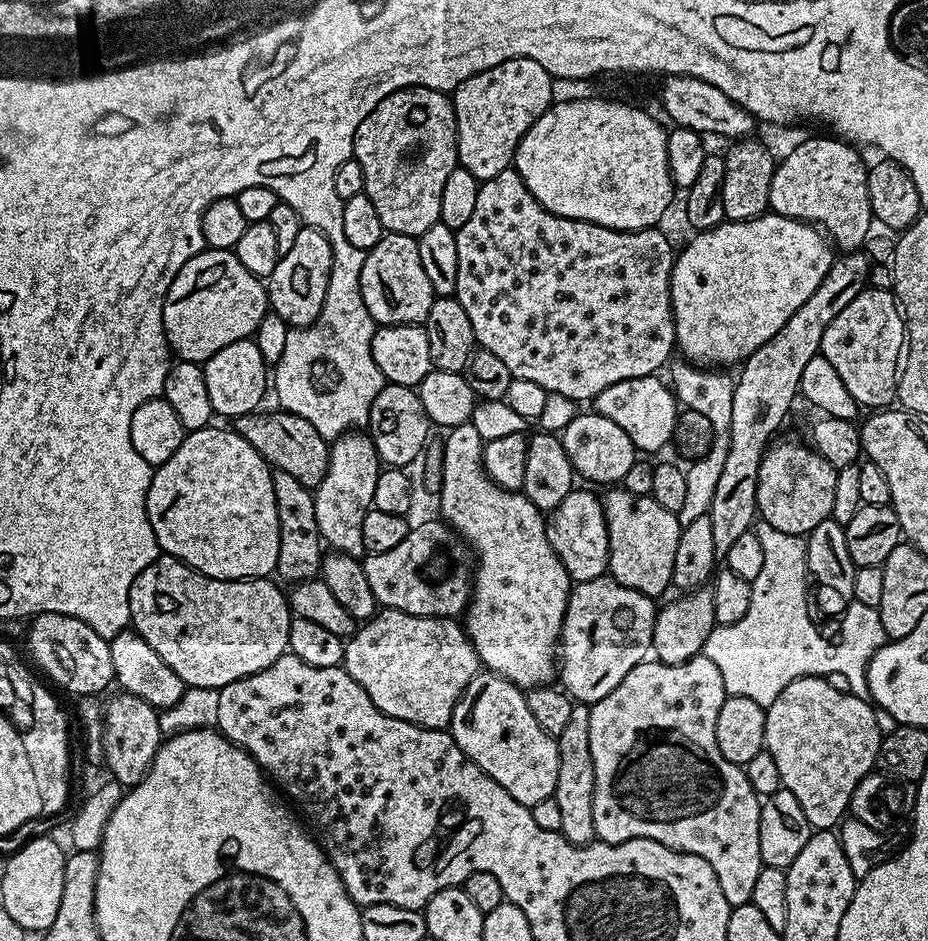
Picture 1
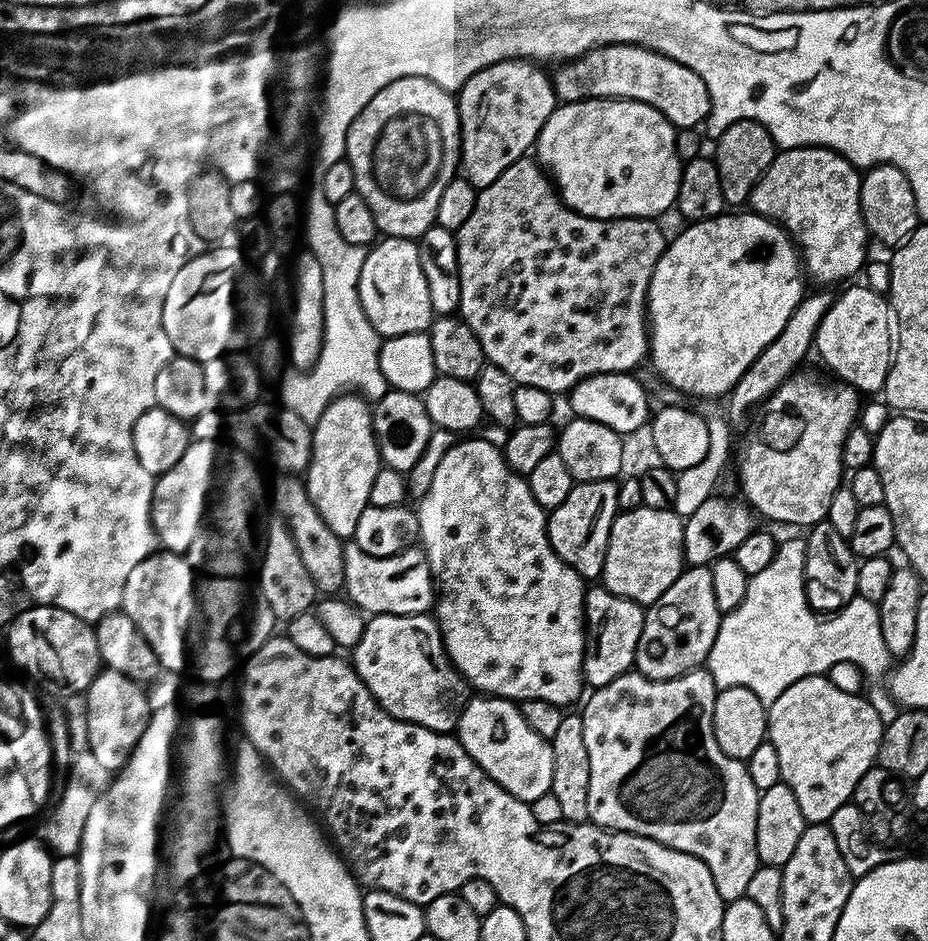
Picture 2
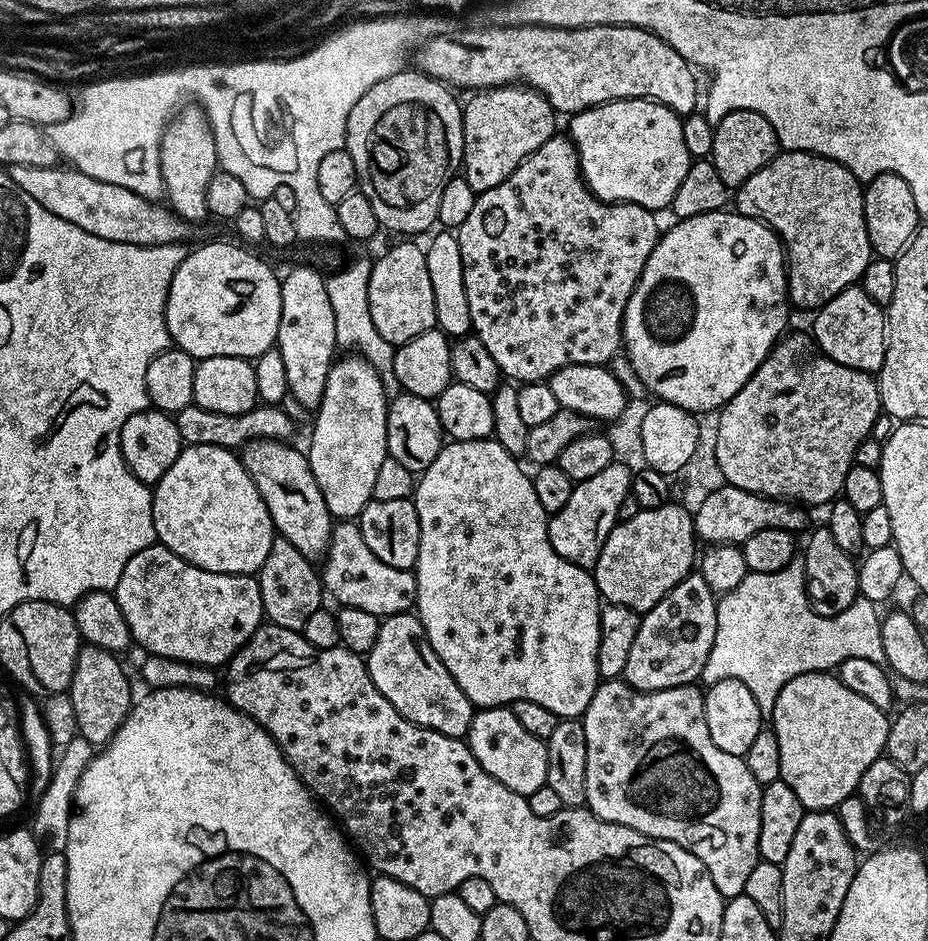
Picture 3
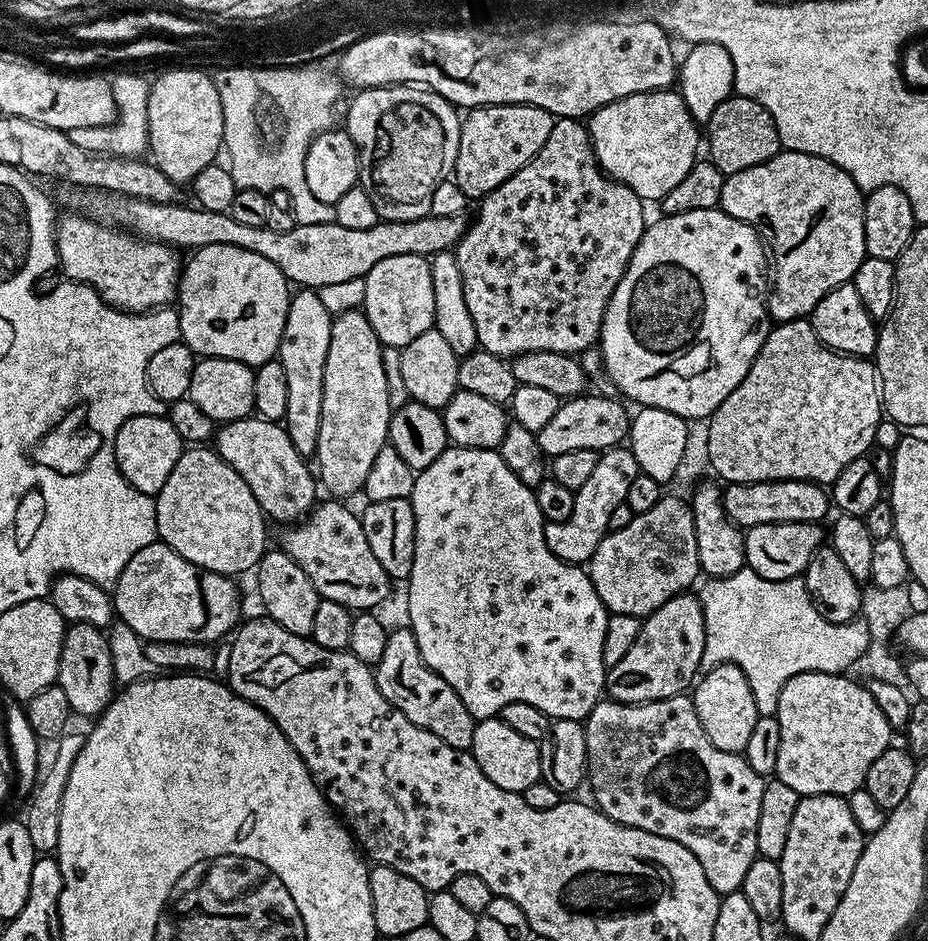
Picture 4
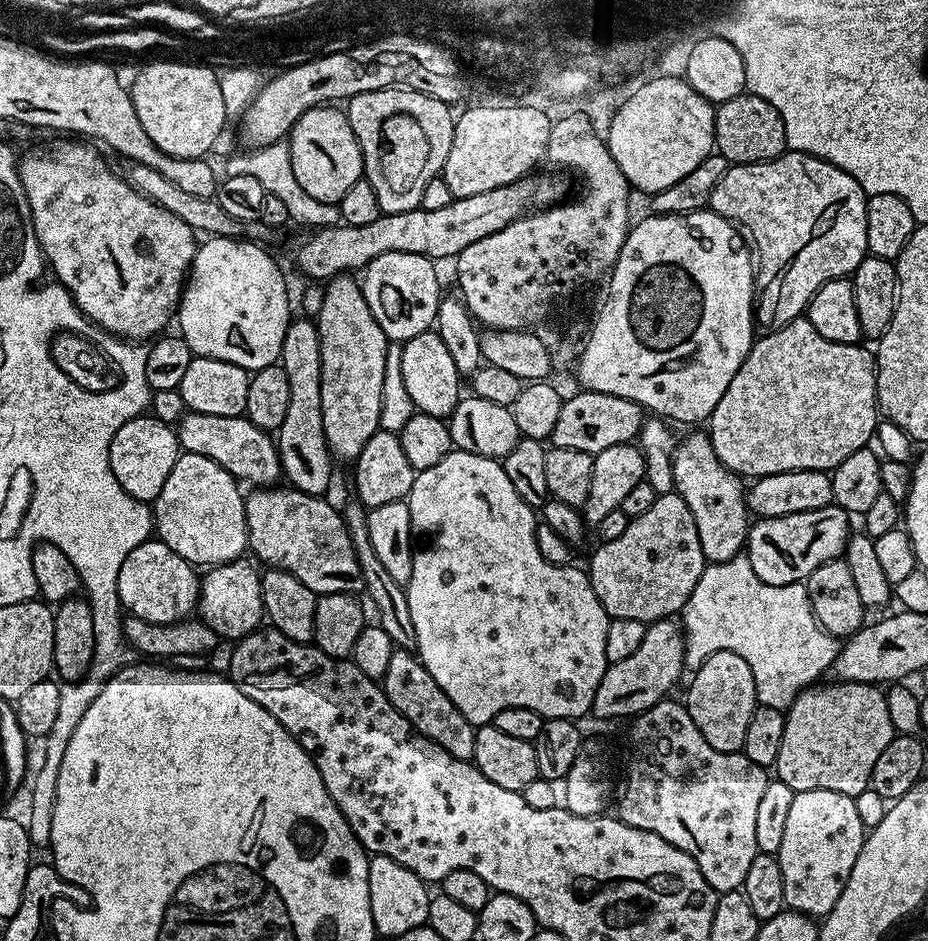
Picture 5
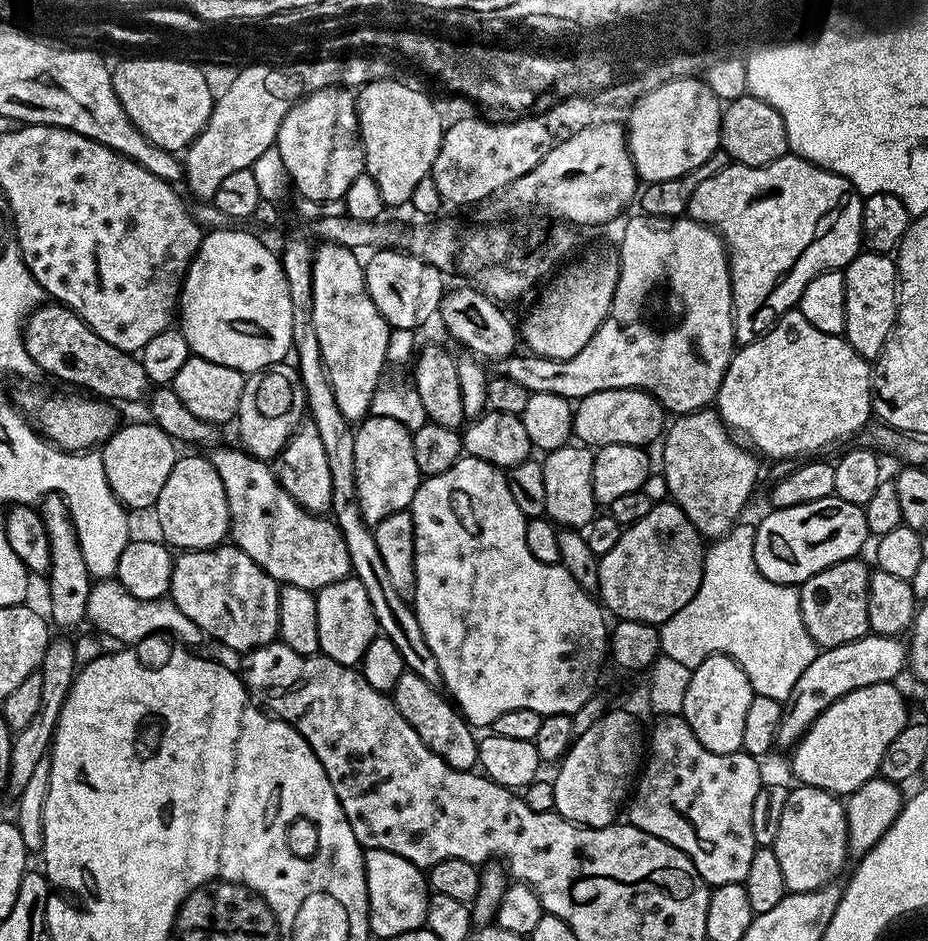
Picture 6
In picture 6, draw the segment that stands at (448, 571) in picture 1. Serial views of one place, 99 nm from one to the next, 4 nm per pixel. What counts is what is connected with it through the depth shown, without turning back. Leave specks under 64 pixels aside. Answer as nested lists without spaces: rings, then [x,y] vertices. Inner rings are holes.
[[[213,447],[210,459],[214,470],[218,470],[218,478],[222,478],[222,486],[228,503],[228,527],[231,543],[241,548],[266,574],[273,576],[281,585],[302,586],[319,590],[330,586],[330,582],[344,580],[352,571],[350,554],[346,550],[346,542],[338,530],[338,526],[327,515],[307,512],[302,505],[294,502],[290,494],[278,482],[275,471],[257,456],[251,456],[247,450],[236,448]]]

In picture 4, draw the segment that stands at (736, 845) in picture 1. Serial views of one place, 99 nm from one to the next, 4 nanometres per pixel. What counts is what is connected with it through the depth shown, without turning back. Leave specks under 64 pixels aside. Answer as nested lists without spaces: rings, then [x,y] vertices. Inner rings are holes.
[[[683,694],[674,697],[662,698],[656,701],[647,701],[644,704],[623,704],[617,700],[610,700],[607,698],[601,698],[598,703],[590,710],[588,719],[583,721],[584,733],[586,734],[586,750],[588,751],[588,771],[587,775],[590,777],[590,784],[592,780],[592,796],[595,807],[600,811],[605,812],[608,817],[614,822],[619,824],[625,824],[631,828],[637,828],[638,830],[646,830],[650,834],[658,834],[662,838],[670,838],[674,842],[678,842],[682,846],[686,846],[686,850],[690,850],[690,854],[694,854],[694,858],[698,858],[698,862],[702,866],[702,870],[706,874],[706,878],[710,882],[710,886],[714,886],[714,890],[717,894],[727,894],[730,892],[739,892],[742,886],[742,878],[746,878],[746,870],[750,870],[750,862],[754,862],[757,858],[756,843],[758,842],[758,810],[762,810],[762,790],[766,783],[765,777],[758,775],[754,770],[750,770],[750,766],[745,762],[743,755],[738,752],[727,752],[726,750],[718,750],[718,746],[714,746],[714,742],[710,742],[710,738],[706,738],[706,730],[702,730],[702,722],[698,722],[698,714],[694,710],[694,702],[691,695]]]

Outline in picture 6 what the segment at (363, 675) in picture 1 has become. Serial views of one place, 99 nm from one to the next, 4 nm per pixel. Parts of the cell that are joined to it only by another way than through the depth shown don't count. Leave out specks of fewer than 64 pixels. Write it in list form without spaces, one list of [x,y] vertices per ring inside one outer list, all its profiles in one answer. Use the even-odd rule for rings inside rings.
[[[404,671],[402,678],[398,678],[398,686],[391,690],[391,698],[398,706],[402,718],[418,730],[418,738],[438,758],[442,758],[450,766],[454,766],[460,772],[475,769],[478,764],[478,736],[471,724],[460,714],[460,709],[440,688],[430,686],[430,682],[422,682],[418,674]]]

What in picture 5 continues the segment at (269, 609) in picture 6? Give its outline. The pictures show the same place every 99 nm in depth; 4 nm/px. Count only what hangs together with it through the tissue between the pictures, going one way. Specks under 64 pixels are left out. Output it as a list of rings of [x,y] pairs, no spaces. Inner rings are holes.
[[[244,558],[230,561],[228,564],[217,564],[207,569],[208,573],[203,573],[200,581],[200,599],[198,601],[198,616],[204,621],[210,630],[214,630],[217,637],[224,636],[231,642],[238,642],[244,636],[249,636],[257,628],[265,623],[264,599],[262,598],[262,586],[260,585],[261,573],[255,572]]]

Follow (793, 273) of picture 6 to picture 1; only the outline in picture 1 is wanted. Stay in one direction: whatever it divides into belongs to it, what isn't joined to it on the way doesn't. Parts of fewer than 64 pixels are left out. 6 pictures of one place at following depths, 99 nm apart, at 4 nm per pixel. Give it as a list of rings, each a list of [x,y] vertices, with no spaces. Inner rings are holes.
[[[828,136],[802,141],[785,154],[784,161],[777,163],[770,182],[768,207],[775,215],[819,226],[841,253],[855,252],[864,248],[864,239],[874,228],[868,193],[869,165],[864,164],[853,145]]]

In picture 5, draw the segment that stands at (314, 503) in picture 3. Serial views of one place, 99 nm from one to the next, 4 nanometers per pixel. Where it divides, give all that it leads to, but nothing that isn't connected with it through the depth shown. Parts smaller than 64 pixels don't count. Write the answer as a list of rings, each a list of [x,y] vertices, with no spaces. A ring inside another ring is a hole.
[[[185,411],[179,424],[175,425],[175,430],[184,452],[202,454],[202,458],[218,462],[218,466],[224,467],[230,475],[245,485],[272,486],[281,479],[280,452],[276,448],[275,439],[265,429],[249,420],[247,415],[223,416]]]

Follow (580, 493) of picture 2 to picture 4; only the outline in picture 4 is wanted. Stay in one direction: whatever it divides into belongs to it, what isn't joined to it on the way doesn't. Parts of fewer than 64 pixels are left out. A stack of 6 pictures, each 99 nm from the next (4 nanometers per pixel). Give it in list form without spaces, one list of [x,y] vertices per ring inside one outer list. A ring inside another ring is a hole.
[[[628,446],[607,449],[600,456],[594,477],[596,512],[592,508],[580,506],[572,513],[569,520],[545,523],[546,546],[550,546],[552,553],[568,564],[587,565],[588,561],[592,559],[594,550],[598,550],[598,542],[602,542],[602,538],[609,533],[610,514],[614,514],[617,506],[625,504],[626,494],[630,494],[630,482],[634,482],[634,478],[639,475],[641,475],[639,464],[635,461],[635,456]]]

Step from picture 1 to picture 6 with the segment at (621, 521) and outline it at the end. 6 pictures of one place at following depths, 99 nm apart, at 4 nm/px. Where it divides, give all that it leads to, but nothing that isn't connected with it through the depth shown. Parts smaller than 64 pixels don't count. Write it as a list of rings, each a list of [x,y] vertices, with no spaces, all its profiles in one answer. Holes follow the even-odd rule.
[[[653,503],[650,514],[627,525],[622,538],[600,557],[599,599],[611,615],[613,612],[613,617],[657,626],[664,624],[698,594],[705,551],[700,531],[677,504]]]

